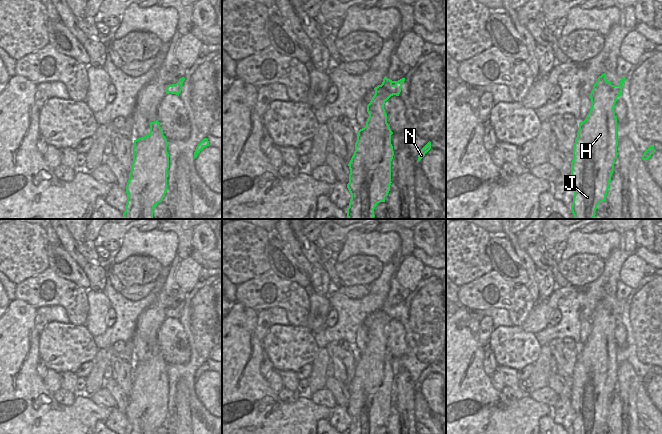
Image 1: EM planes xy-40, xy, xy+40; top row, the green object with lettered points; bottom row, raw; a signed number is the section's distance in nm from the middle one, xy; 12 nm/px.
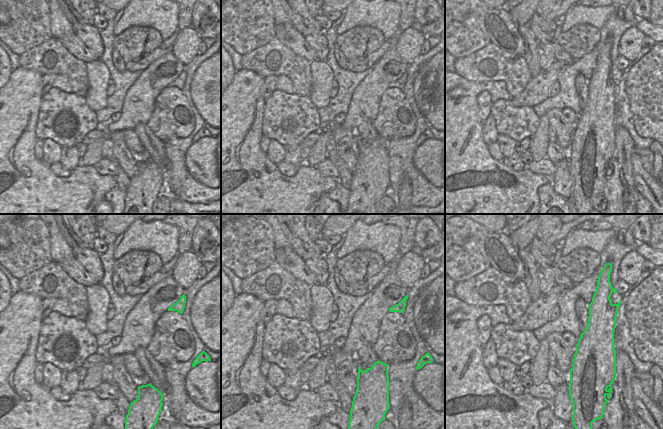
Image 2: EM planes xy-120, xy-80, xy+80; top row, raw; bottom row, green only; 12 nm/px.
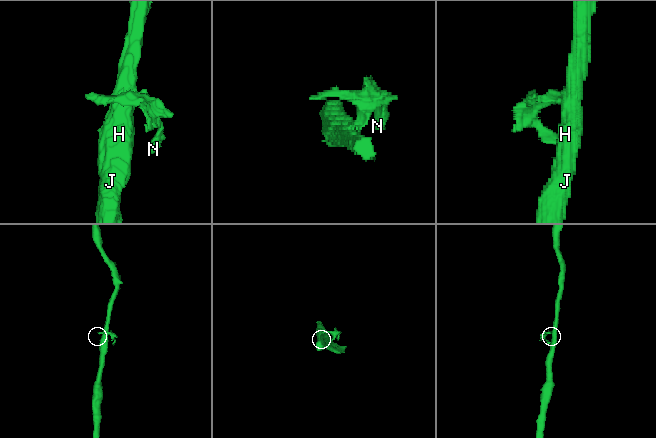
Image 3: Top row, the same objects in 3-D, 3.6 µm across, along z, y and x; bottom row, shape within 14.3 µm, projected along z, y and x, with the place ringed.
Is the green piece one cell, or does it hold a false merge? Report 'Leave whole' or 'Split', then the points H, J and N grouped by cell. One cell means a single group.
Split. Groups: H J / N.

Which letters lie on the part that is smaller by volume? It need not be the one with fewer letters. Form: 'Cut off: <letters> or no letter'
Cut off: N.

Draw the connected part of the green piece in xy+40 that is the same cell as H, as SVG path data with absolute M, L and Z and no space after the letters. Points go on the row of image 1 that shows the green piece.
M606 73L602 74L598 77L590 93L590 111L586 119L579 123L571 162L571 183L574 185L571 211L575 219L594 219L597 205L606 201L609 182L617 158L617 118L614 107L620 96L617 85L612 85L610 81L606 80Z

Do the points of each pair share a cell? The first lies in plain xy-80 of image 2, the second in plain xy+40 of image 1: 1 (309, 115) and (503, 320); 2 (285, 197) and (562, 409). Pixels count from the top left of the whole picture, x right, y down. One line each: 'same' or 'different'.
1: different
2: different

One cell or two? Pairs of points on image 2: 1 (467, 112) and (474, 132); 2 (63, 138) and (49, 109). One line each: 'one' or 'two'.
1: one
2: one

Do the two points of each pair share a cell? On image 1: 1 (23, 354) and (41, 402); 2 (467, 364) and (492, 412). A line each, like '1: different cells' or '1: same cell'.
1: same cell
2: same cell

